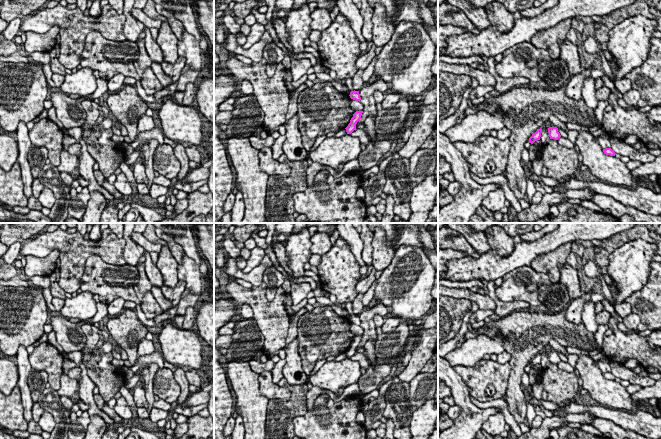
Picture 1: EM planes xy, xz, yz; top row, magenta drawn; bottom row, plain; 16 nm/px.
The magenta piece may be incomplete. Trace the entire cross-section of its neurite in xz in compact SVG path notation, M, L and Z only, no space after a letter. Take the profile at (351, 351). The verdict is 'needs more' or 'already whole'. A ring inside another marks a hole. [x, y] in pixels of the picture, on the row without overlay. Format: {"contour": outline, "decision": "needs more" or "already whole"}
{"contour": "M356 335L353 338L353 341L351 342L350 347L345 352L347 358L351 358L354 354L356 354L356 348L361 343L362 337L363 337L363 335Z", "decision": "already whole"}

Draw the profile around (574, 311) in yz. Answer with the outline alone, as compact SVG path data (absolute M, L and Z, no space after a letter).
M599 289L597 291L590 290L587 293L583 294L580 298L571 300L569 306L567 307L565 318L571 323L580 324L582 321L581 316L584 304L588 301L592 301L591 294L593 292L598 292L598 291Z

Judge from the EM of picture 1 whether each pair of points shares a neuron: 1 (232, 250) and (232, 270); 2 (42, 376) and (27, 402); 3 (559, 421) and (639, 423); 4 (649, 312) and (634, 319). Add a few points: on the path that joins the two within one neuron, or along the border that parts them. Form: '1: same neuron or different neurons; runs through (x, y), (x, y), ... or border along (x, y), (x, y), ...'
1: different neurons; border along (231, 257), (235, 259)
2: different neurons; border along (29, 373), (28, 388), (33, 402)
3: different neurons; border along (572, 413), (590, 412), (596, 417)
4: different neurons; border along (632, 312), (640, 318), (640, 323), (636, 329)

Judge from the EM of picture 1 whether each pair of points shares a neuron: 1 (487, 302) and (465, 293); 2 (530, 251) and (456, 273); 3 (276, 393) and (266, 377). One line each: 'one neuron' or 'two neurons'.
1: one neuron
2: one neuron
3: one neuron

